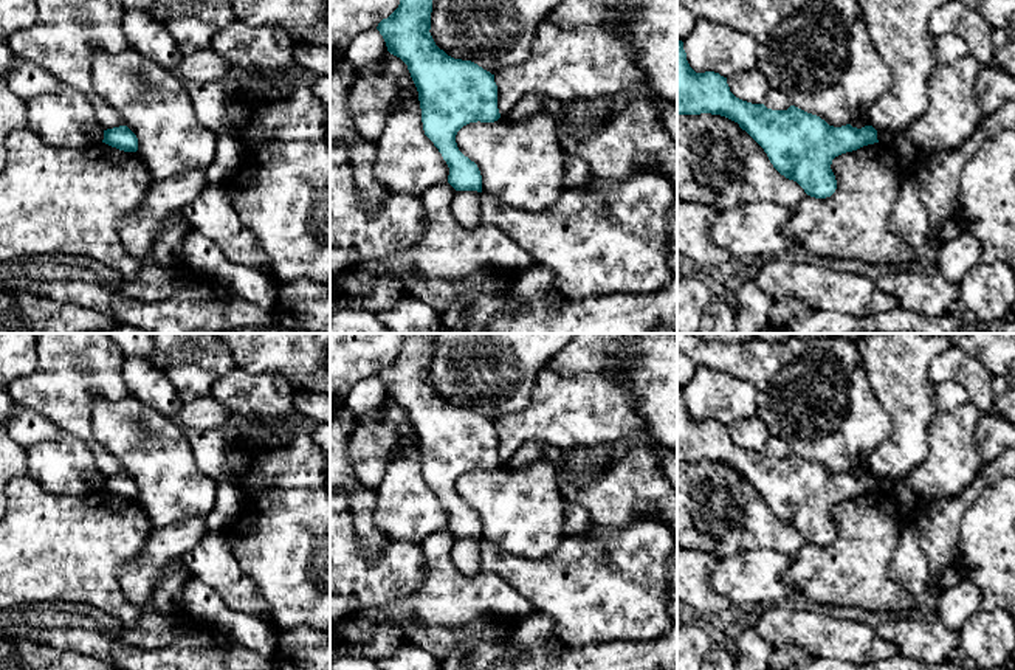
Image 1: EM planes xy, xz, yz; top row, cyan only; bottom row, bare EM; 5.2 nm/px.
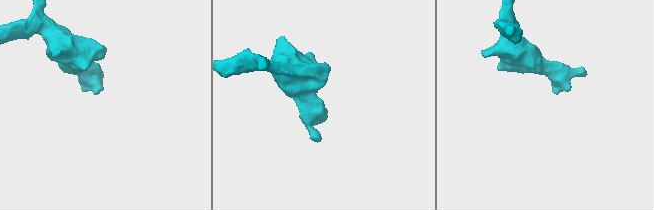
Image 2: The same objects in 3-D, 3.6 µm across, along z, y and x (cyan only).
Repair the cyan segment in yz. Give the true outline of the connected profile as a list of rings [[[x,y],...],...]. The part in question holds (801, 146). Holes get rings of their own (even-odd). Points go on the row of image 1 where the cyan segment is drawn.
[[[677,39],[677,115],[711,113],[739,124],[767,154],[773,168],[797,181],[807,195],[831,197],[837,180],[832,160],[879,143],[872,126],[834,127],[795,105],[772,110],[736,98],[727,78],[714,71],[696,73]]]

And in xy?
[[[119,126],[119,127],[104,130],[102,143],[124,152],[138,150],[138,138],[127,126]]]

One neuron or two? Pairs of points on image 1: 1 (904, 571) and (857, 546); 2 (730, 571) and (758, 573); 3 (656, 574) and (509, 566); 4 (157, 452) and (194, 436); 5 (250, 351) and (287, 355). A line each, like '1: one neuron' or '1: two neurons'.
1: two neurons
2: one neuron
3: one neuron
4: two neurons
5: one neuron

